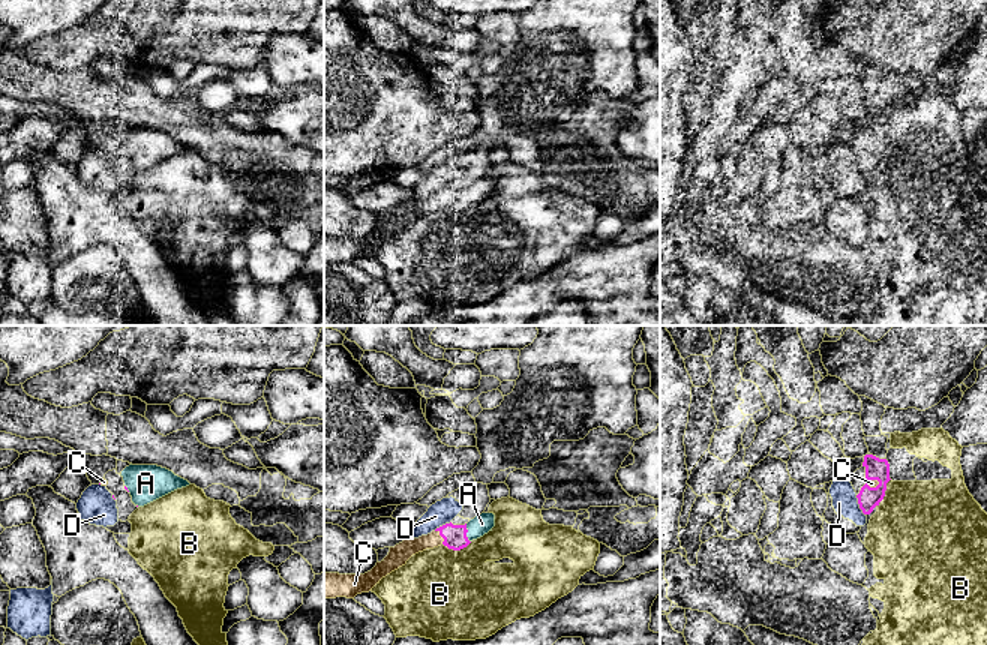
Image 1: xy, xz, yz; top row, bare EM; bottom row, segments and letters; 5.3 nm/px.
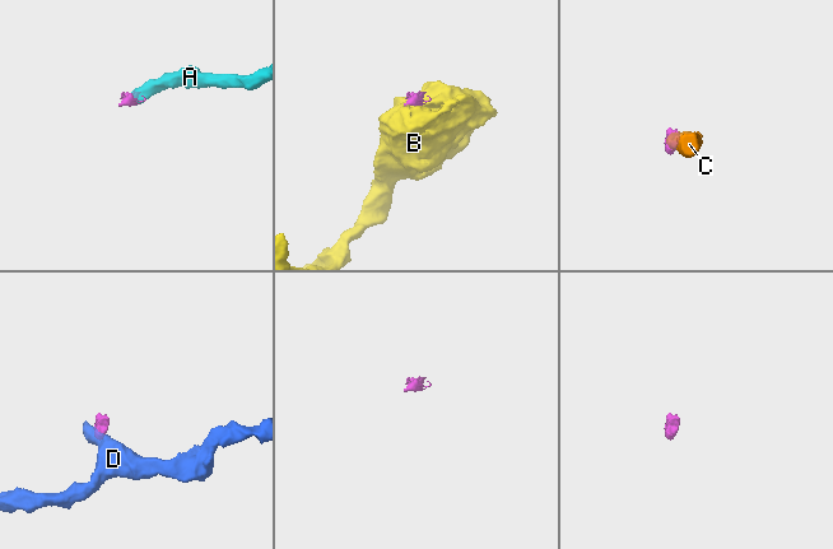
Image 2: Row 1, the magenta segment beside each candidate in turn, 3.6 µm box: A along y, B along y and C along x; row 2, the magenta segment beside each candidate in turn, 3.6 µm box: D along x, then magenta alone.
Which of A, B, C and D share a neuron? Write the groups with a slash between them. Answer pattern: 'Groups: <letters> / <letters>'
Groups: A C / B / D

